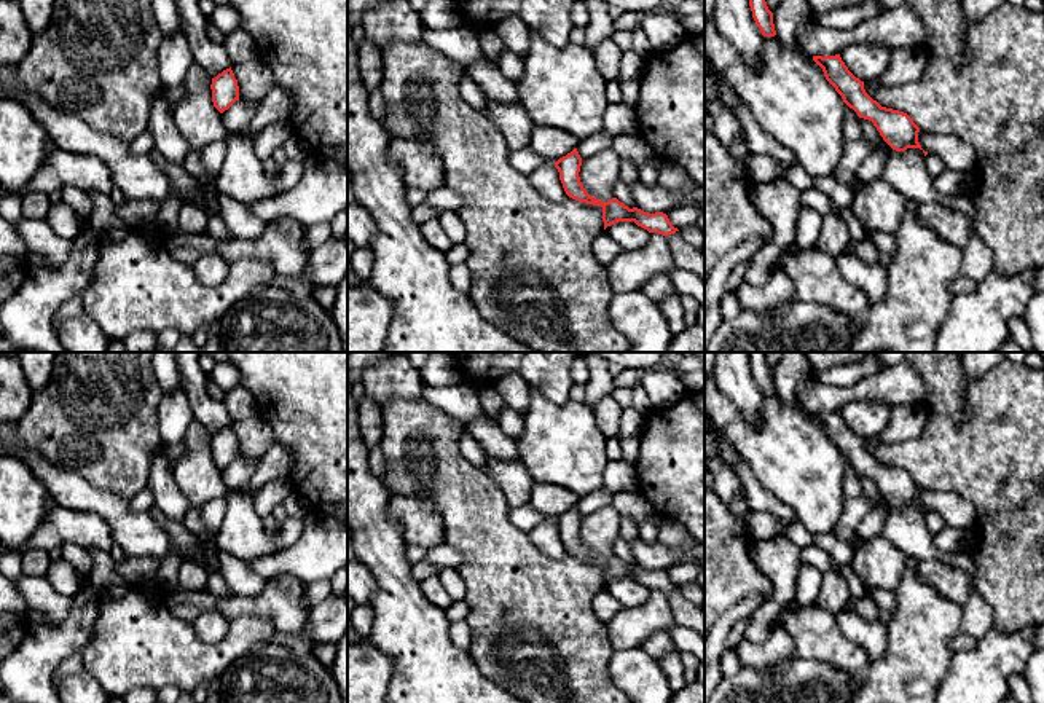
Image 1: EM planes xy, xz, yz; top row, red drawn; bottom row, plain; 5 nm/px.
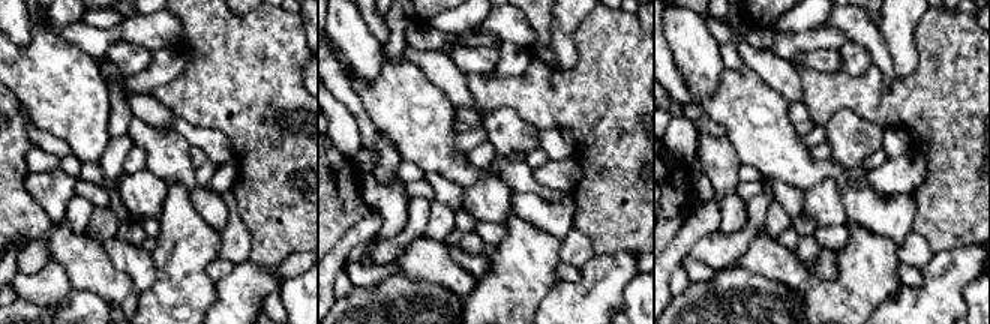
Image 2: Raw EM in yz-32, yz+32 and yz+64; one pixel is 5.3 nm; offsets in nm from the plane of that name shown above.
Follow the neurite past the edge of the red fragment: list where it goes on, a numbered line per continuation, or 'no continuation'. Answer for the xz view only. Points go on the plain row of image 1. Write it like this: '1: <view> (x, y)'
no continuation

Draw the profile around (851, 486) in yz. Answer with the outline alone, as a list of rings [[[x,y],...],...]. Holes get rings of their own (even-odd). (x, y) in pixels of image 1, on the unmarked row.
[[[845,461],[845,481],[843,493],[846,499],[853,499],[862,494],[861,475],[858,470]]]

